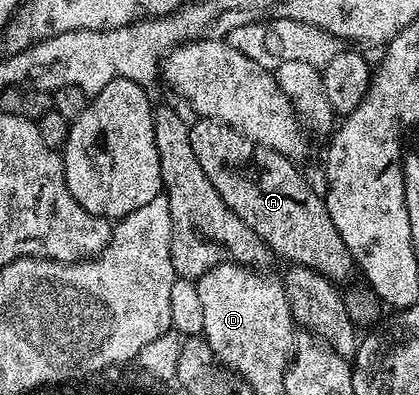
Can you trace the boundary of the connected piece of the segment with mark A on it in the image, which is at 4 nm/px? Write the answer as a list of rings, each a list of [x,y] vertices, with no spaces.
[[[197,117],[195,121],[188,131],[202,172],[206,172],[218,196],[226,200],[228,207],[263,240],[269,251],[275,257],[277,254],[285,258],[285,263],[306,266],[337,284],[347,283],[347,278],[357,273],[356,261],[350,248],[346,248],[346,240],[338,236],[323,197],[300,175],[296,167],[299,165],[218,120]]]

